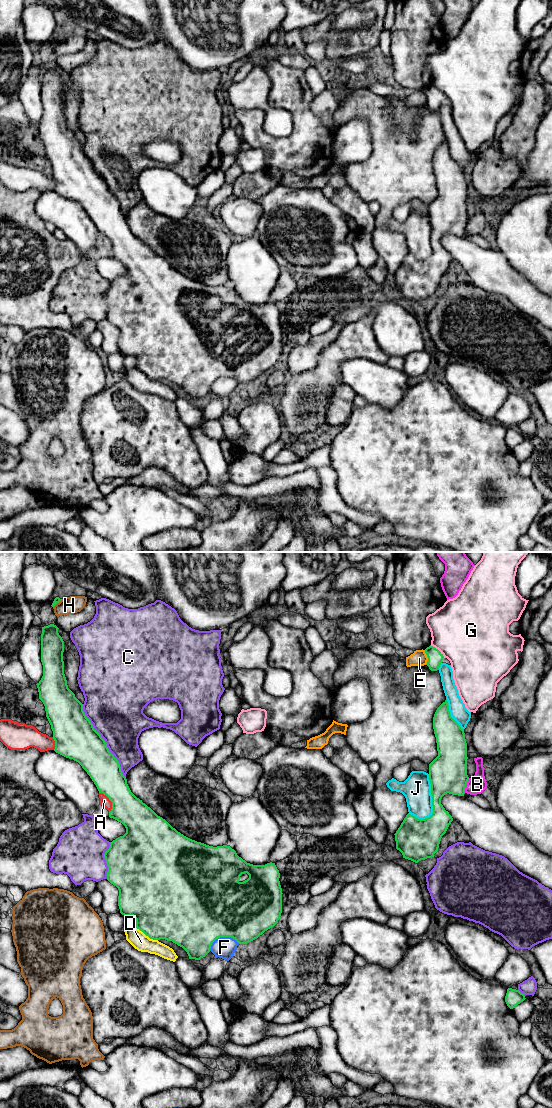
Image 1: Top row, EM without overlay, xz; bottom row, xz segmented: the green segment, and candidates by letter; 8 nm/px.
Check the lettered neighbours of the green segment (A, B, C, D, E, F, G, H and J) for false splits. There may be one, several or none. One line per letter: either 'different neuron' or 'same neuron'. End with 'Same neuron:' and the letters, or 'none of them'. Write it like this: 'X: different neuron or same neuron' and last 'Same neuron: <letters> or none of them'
A: different neuron
B: different neuron
C: different neuron
D: different neuron
E: different neuron
F: different neuron
G: different neuron
H: different neuron
J: different neuron
Same neuron: none of them

